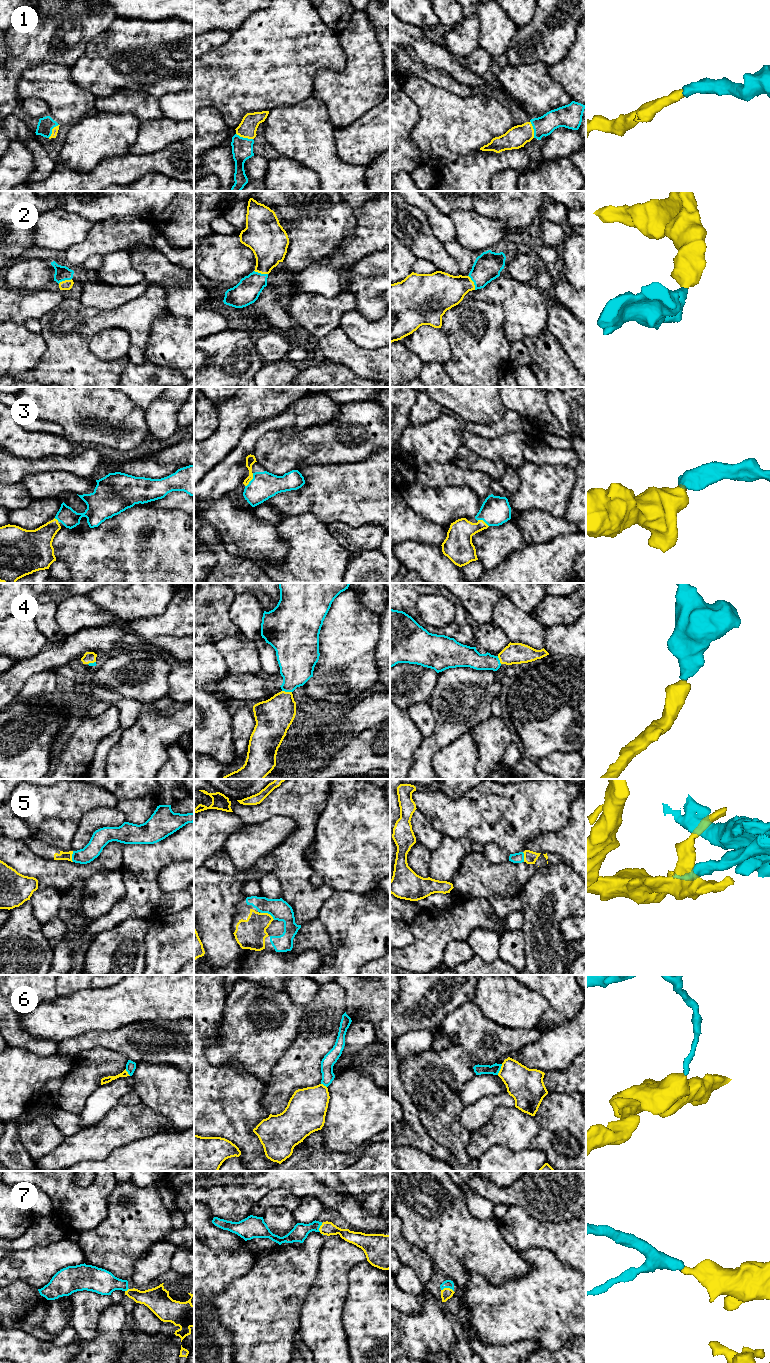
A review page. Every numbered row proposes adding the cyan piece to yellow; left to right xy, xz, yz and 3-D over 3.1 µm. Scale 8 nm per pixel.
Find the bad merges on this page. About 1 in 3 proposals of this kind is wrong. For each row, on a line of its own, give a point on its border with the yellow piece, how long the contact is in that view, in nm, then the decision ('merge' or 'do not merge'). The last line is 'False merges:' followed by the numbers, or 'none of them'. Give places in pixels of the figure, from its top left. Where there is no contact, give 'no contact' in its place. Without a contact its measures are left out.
1: xz (244, 137) | 140 nm | merge
2: yz (473, 282) | 130 nm | merge
3: xz (251, 479) | 130 nm | merge
4: xz (287, 692) | 80 nm | merge
5: xz (267, 913) | 130 nm | merge
6: yz (500, 1069) | 100 nm | do not merge
7: yz (447, 1288) | 110 nm | merge
False merges: 6

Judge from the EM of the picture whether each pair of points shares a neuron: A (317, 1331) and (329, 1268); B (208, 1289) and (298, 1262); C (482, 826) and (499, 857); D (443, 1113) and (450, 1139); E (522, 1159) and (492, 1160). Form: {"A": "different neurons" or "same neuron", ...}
{"A": "same neuron", "B": "different neurons", "C": "different neurons", "D": "same neuron", "E": "same neuron"}

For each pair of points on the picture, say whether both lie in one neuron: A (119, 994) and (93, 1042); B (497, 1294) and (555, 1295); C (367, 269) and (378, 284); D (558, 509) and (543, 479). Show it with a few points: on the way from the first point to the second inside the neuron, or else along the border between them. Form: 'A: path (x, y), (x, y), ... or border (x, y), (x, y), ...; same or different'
A: border (122, 1026), (114, 1030), (87, 1030), (76, 1037); different
B: path (511, 1295), (541, 1295); same
C: border (379, 274), (352, 275), (349, 278); different
D: path (555, 502), (550, 491), (545, 486); same

